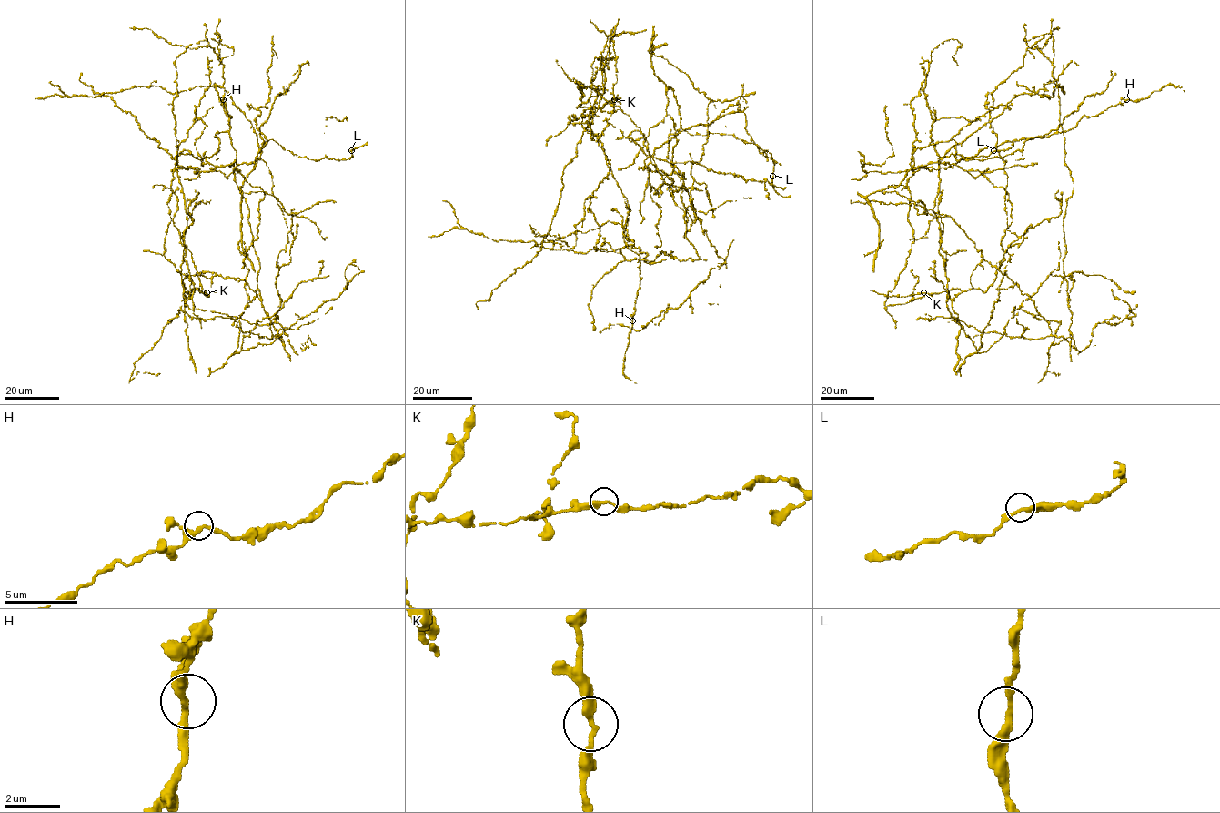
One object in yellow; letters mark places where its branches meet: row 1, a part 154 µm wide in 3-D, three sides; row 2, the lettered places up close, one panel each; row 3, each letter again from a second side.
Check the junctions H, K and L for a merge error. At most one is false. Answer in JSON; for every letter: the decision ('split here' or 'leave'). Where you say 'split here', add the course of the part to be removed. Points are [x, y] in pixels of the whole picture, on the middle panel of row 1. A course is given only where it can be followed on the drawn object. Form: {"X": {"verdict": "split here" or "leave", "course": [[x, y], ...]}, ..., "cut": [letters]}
{"H": {"verdict": "leave"}, "K": {"verdict": "leave"}, "L": {"verdict": "leave"}, "cut": []}

